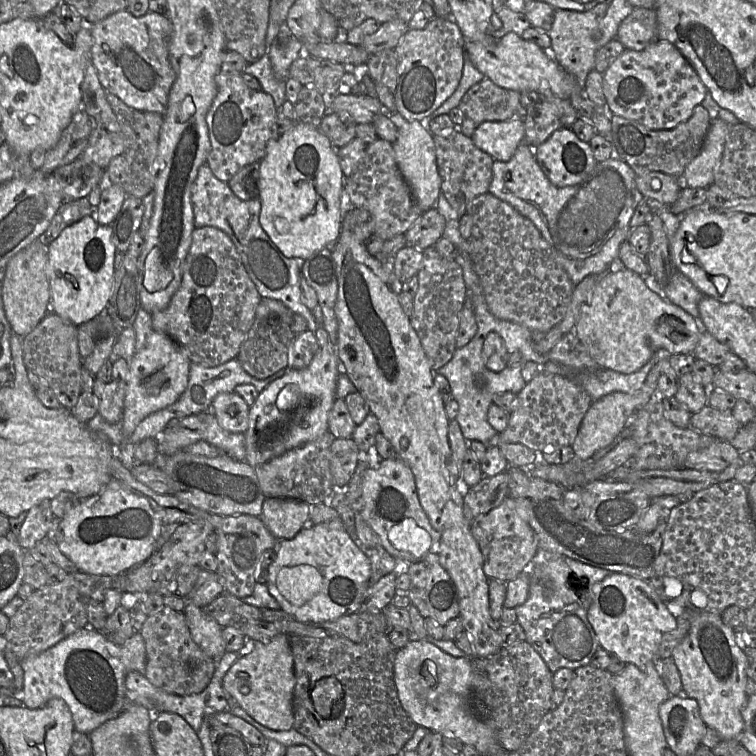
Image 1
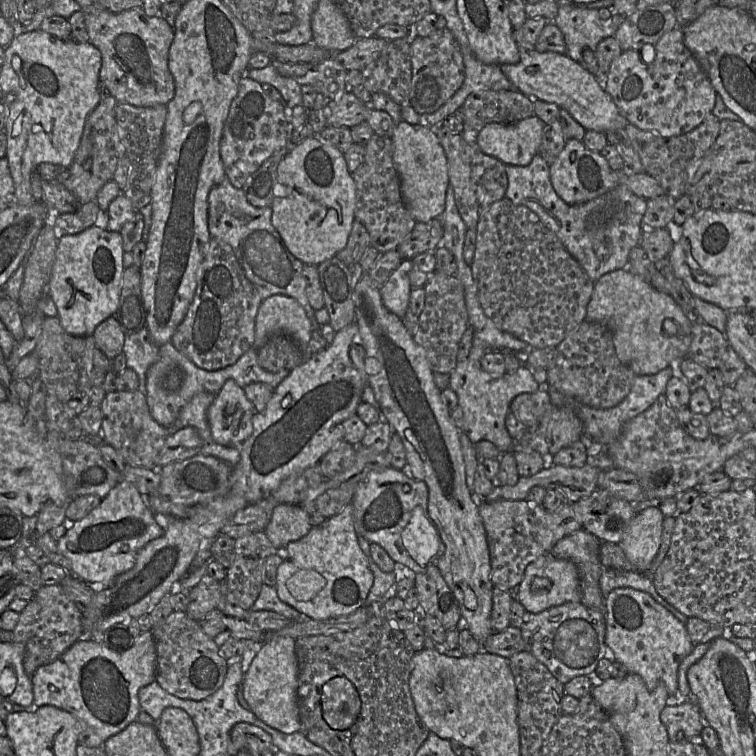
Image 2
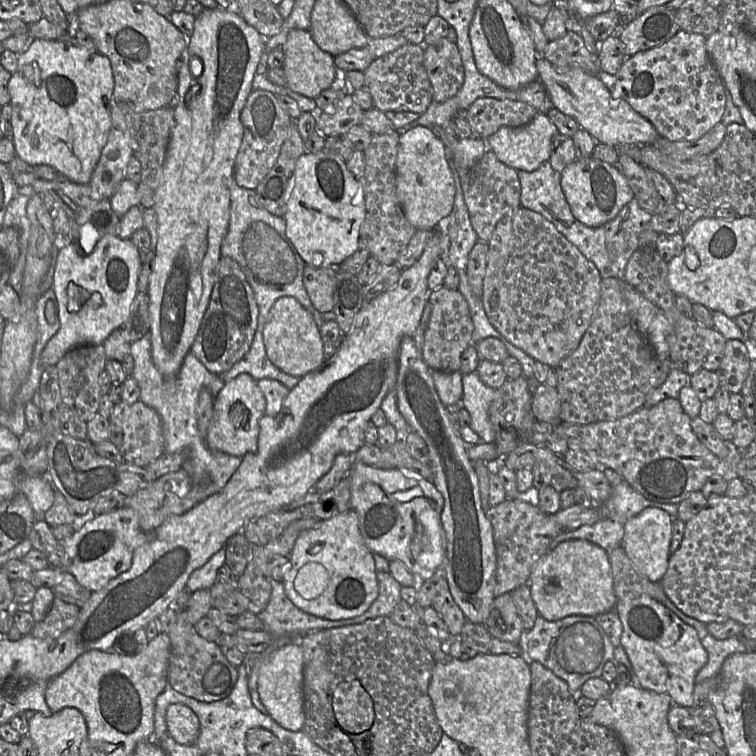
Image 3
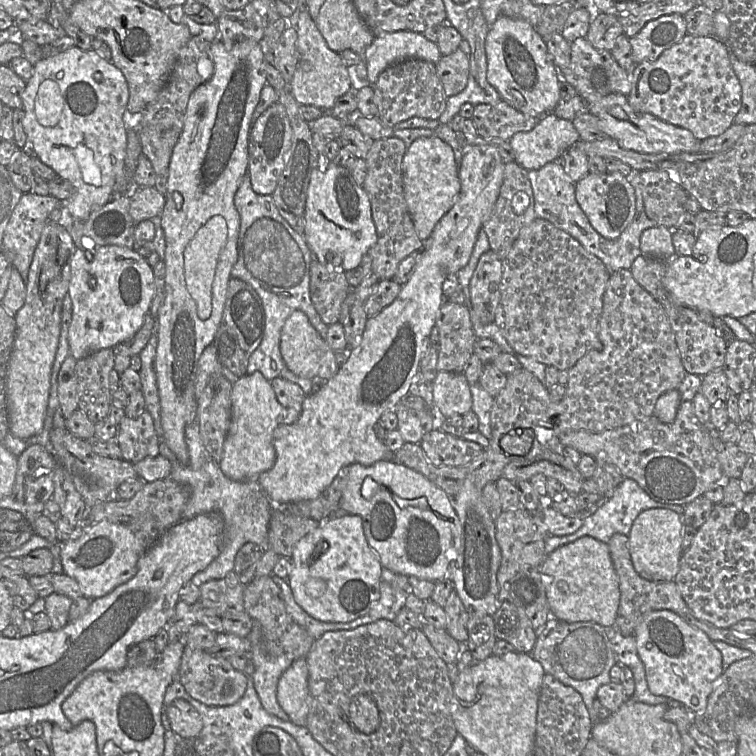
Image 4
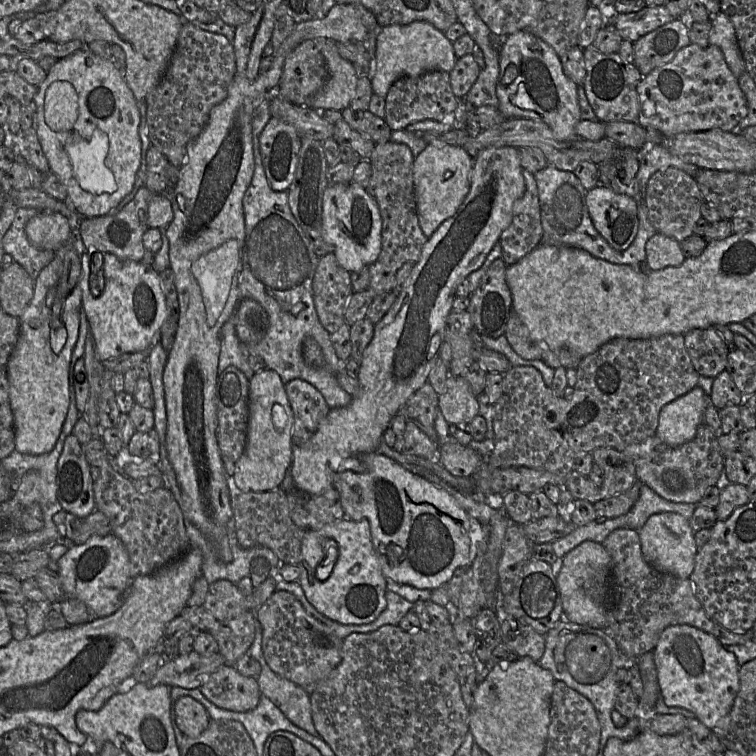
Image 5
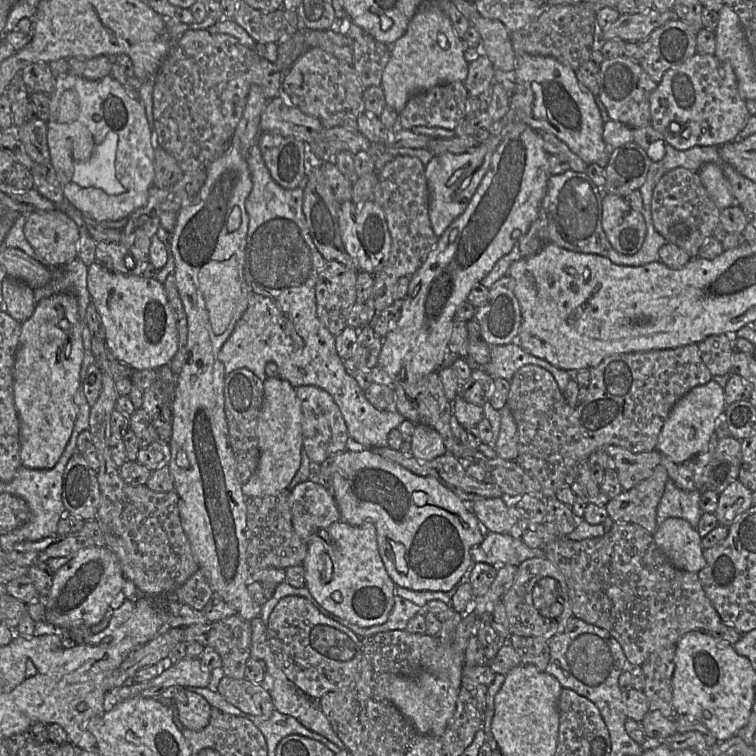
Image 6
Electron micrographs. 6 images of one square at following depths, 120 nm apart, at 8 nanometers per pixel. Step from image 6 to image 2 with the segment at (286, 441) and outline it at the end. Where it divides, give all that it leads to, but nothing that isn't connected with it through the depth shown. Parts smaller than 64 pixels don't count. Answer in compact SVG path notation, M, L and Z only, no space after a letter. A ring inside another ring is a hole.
M234 380L225 382L207 411L214 441L223 446L241 446L253 433L254 405Z

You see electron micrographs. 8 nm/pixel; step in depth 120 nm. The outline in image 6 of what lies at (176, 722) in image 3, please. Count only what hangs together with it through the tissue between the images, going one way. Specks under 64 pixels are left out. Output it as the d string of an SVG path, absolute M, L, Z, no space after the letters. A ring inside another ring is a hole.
M181 687L171 693L172 702L182 725L200 731L210 720L212 706L200 694Z

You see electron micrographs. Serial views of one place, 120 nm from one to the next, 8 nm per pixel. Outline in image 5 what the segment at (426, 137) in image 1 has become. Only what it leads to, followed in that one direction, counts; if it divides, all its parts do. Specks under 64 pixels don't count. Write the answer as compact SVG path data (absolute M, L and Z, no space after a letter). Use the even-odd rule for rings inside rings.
M428 143L414 158L413 181L420 227L427 238L453 216L470 190L473 156L463 147Z

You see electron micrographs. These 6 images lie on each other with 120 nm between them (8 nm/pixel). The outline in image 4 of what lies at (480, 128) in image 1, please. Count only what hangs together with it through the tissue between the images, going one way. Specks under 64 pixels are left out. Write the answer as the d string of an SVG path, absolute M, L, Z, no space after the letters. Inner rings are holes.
M547 113L540 117L537 125L530 131L518 132L508 141L513 160L526 170L537 170L548 162L557 161L562 154L580 140L572 121Z

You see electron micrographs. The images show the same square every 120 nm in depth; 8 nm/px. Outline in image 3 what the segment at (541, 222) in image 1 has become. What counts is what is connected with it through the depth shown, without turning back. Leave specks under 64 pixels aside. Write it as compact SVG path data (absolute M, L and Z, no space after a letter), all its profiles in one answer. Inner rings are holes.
M549 161L543 162L534 171L517 170L521 185L520 203L550 221L600 272L602 278L624 279L627 262L639 247L639 236L648 228L652 215L644 211L633 198L618 215L600 227L590 227L579 221L572 213L561 188L561 173L555 171Z

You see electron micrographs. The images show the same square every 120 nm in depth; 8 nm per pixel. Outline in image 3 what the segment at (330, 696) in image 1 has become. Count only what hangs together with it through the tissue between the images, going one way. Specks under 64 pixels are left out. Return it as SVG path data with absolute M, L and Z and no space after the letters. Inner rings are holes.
M359 681L339 683L332 694L332 707L336 721L347 733L361 734L373 725L373 700Z

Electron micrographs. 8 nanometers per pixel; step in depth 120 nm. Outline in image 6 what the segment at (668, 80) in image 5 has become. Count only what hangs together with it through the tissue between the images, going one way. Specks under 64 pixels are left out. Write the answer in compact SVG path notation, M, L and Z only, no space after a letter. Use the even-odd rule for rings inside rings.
M696 53L669 69L650 96L651 126L677 150L695 146L721 146L739 138L748 120L732 66L715 55Z

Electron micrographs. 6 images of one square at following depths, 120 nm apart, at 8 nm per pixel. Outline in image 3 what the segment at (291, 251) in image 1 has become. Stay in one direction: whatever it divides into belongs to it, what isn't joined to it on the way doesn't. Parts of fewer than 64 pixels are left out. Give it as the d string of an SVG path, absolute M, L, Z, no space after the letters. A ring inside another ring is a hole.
M326 150L301 155L294 171L294 185L283 216L286 235L306 265L315 268L338 268L358 247L360 226L366 216L365 199L359 179L349 170L346 161Z

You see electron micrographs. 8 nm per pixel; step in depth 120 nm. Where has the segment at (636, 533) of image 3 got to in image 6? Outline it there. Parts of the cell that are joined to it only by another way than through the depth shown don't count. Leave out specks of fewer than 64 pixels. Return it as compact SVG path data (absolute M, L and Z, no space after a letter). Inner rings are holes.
M667 518L652 536L659 550L676 568L698 573L705 566L702 538L686 520Z

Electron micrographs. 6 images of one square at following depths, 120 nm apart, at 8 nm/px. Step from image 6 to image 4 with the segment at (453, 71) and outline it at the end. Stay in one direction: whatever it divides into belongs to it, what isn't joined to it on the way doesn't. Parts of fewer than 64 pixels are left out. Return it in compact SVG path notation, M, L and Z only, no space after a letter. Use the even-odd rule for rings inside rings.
M400 30L375 36L364 50L368 81L374 84L389 65L408 58L419 58L436 64L442 57L435 42L422 33Z

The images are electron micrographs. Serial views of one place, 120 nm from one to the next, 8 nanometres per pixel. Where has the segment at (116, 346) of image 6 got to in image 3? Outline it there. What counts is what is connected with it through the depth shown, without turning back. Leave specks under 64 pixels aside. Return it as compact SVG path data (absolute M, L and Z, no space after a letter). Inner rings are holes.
M104 235L88 255L81 254L74 241L59 249L53 275L52 289L58 304L60 328L47 342L42 354L41 363L44 369L56 363L71 349L82 345L102 345L105 339L116 329L122 328L127 321L131 305L138 290L139 271L142 262L140 253L130 239L117 235Z

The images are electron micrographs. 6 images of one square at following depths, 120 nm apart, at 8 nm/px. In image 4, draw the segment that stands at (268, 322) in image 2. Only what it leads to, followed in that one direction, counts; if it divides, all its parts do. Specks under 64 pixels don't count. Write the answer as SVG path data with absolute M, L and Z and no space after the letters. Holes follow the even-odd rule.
M300 310L292 312L282 328L280 352L288 369L300 378L327 381L336 375L340 367L335 358L335 351L312 326L307 315Z

